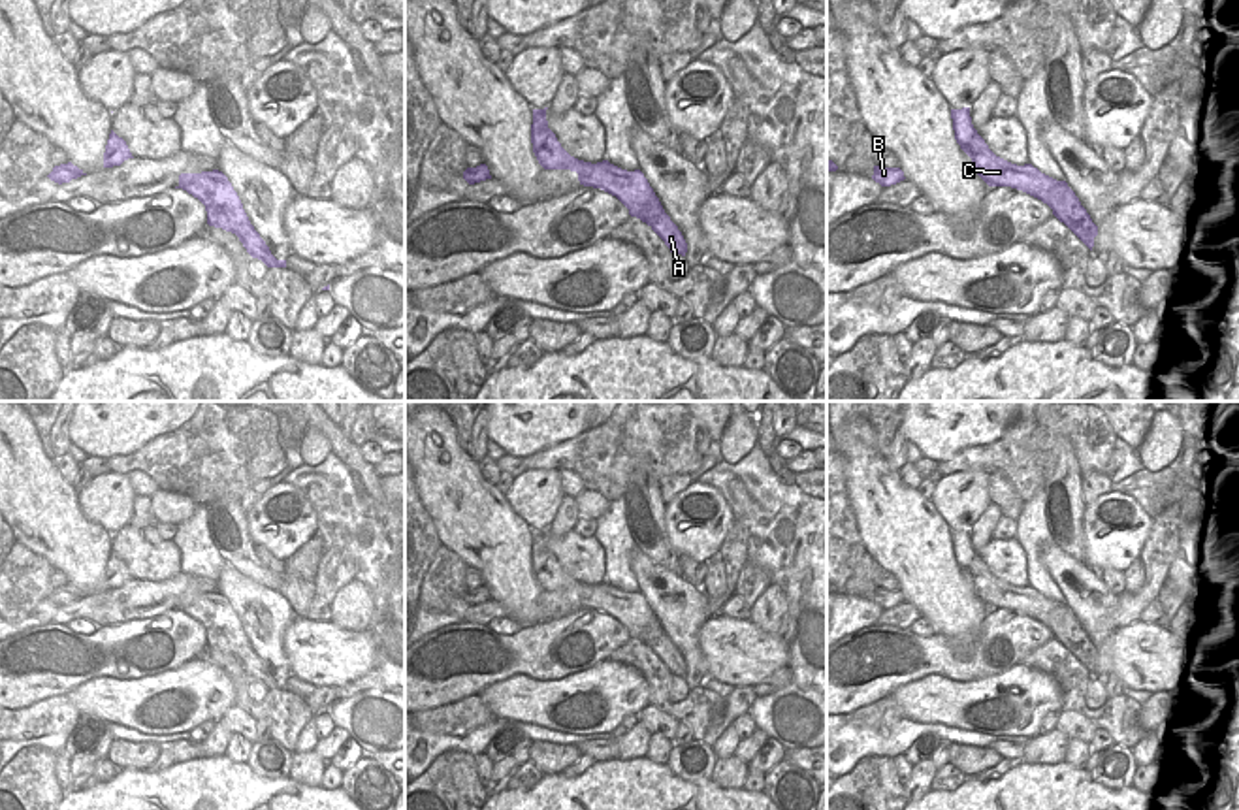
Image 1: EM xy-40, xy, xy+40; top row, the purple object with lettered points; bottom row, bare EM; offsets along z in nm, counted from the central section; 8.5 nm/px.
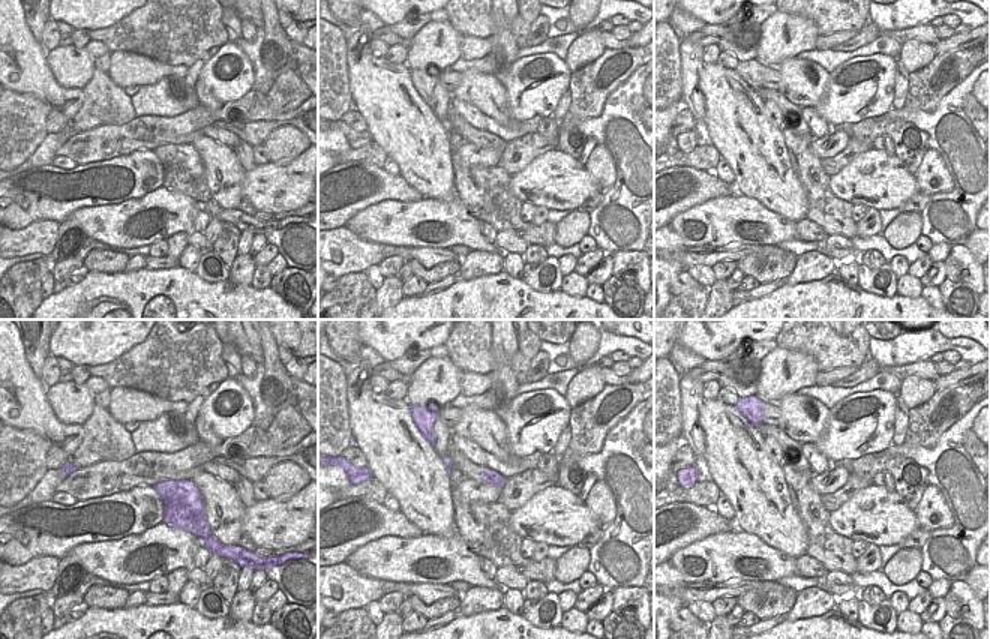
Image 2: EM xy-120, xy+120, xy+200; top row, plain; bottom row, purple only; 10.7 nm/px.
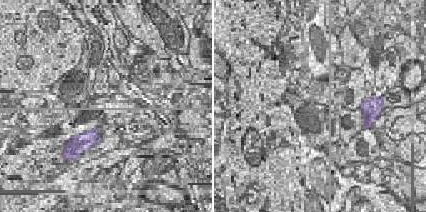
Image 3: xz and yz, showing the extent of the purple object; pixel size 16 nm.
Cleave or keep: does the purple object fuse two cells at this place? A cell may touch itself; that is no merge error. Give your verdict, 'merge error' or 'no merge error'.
merge error

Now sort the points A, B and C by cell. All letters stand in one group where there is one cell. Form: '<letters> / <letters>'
A / B C

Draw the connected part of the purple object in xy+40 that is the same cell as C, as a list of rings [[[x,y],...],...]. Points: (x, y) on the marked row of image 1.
[[[970,107],[951,109],[955,139],[972,158],[975,173],[989,186],[1011,186],[1022,190],[1053,209],[1060,181],[1041,173],[1032,164],[1017,166],[996,156],[972,124]]]

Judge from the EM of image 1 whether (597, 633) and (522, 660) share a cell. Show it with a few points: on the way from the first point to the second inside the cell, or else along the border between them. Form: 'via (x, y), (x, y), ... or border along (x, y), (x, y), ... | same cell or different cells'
via (579, 628), (565, 628), (541, 652) | same cell

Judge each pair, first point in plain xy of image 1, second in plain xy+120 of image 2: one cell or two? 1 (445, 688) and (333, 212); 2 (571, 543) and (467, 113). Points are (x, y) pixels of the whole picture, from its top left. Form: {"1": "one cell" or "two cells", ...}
{"1": "one cell", "2": "one cell"}

